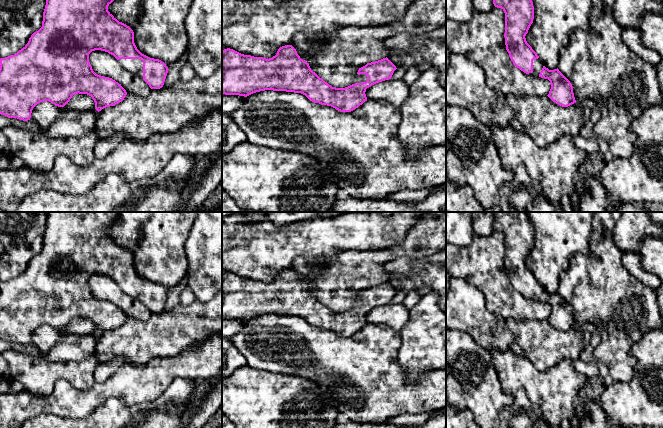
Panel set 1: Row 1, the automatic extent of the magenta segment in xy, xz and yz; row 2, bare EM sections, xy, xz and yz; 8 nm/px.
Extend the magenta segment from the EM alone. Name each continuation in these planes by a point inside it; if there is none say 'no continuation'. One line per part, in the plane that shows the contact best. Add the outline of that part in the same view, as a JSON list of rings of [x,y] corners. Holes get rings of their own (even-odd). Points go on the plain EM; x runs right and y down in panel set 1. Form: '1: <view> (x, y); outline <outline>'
1: xy (135, 290); outline [[[119,283],[118,285],[125,294],[143,302],[143,285],[141,283]]]

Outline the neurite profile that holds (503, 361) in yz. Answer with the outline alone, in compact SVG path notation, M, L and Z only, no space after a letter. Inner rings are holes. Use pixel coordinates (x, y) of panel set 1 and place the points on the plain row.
M493 350L491 355L504 392L514 396L519 389L524 389L530 401L541 410L544 419L552 426L560 427L577 415L574 400L586 386L587 377L575 370L572 360L565 359L542 372L528 358L515 355L511 351Z

